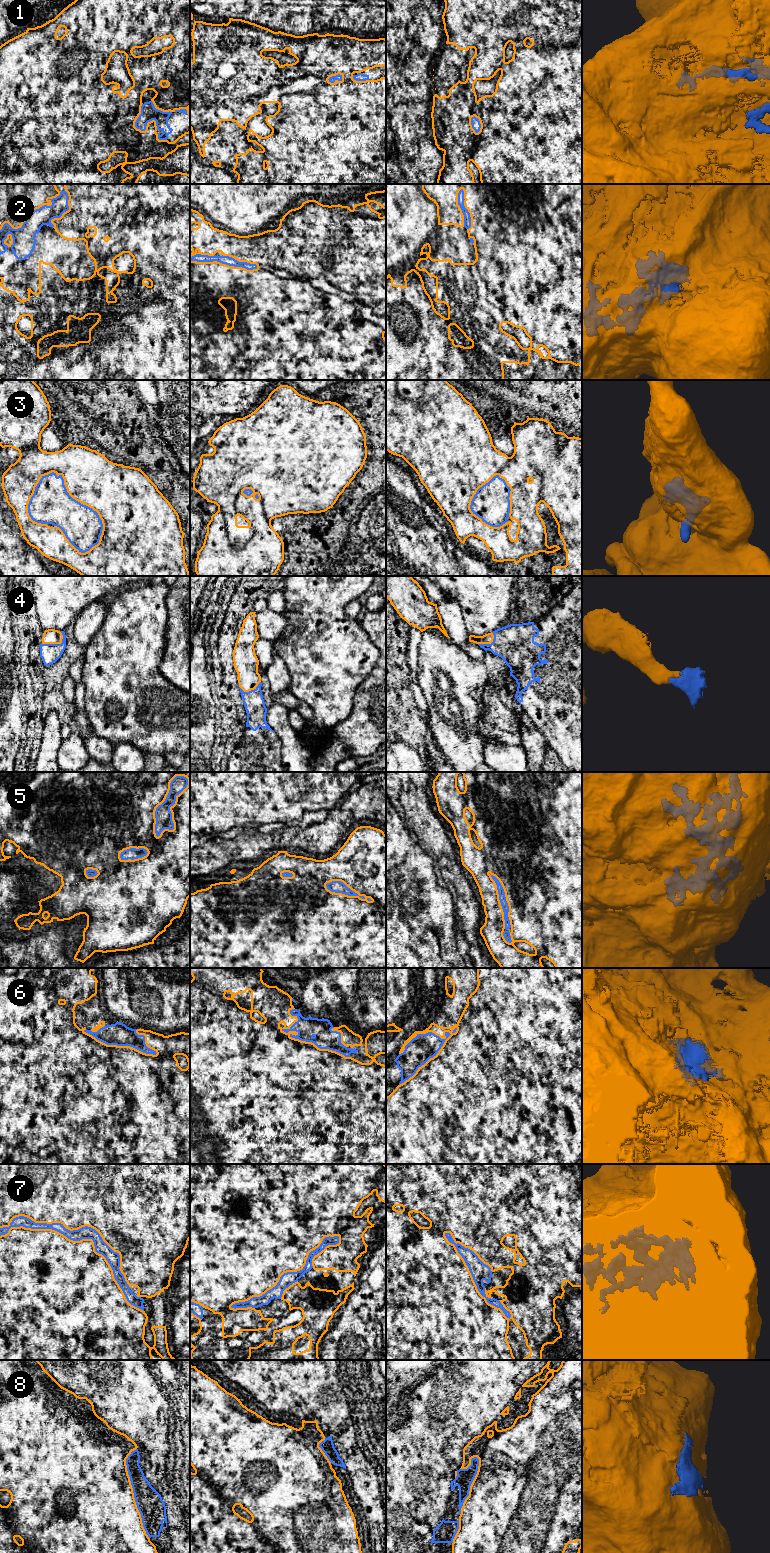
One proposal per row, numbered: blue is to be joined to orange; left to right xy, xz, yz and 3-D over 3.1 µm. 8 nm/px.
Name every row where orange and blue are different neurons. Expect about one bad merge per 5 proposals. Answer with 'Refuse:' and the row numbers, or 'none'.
Refuse: none

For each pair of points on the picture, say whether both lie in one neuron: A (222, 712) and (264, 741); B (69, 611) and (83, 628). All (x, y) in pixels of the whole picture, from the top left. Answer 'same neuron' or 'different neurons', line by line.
A: different neurons
B: different neurons

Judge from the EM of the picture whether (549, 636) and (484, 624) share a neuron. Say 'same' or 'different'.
different

